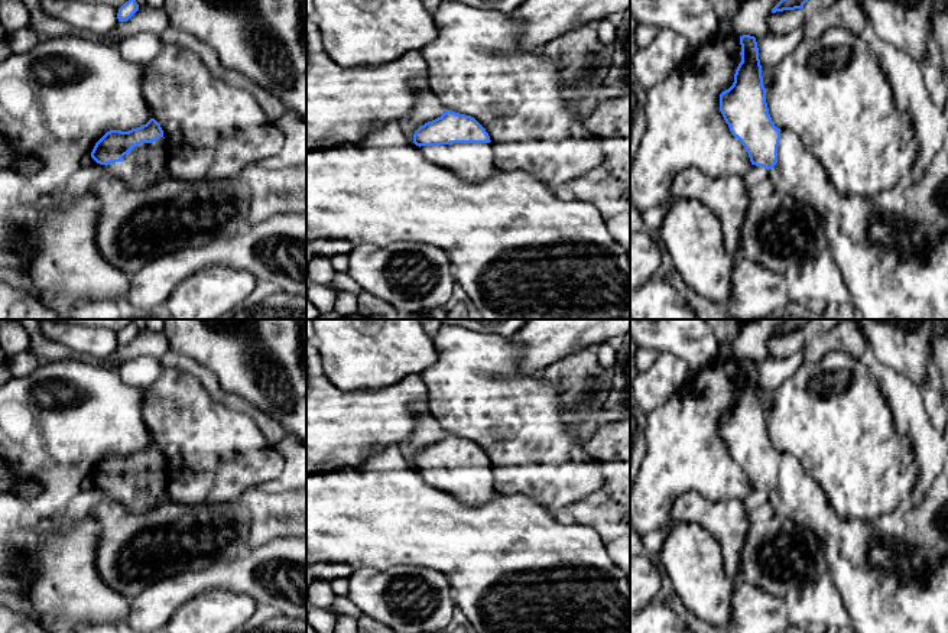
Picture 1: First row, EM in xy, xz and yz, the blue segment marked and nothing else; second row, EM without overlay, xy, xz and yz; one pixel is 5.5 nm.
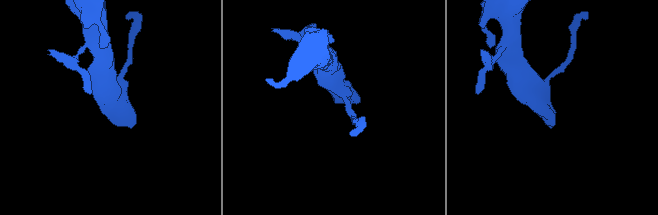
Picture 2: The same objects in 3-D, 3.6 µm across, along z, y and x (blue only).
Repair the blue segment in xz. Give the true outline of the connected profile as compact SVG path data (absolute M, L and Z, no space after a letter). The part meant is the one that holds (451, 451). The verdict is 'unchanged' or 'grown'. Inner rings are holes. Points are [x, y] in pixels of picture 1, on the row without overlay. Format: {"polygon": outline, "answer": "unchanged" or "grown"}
{"polygon": "M447 434L413 458L413 467L432 487L465 504L480 504L497 493L486 452L471 439Z", "answer": "grown"}

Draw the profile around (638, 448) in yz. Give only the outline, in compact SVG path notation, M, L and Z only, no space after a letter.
M630 335L630 493L636 481L639 468L642 467L643 454L646 451L643 442L645 412L637 406L632 393L632 384L637 374L636 369L637 345Z

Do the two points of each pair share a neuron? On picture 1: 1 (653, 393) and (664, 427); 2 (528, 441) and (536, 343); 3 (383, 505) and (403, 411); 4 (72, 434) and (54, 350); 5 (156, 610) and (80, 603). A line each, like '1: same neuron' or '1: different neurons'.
1: different neurons
2: different neurons
3: different neurons
4: different neurons
5: different neurons

